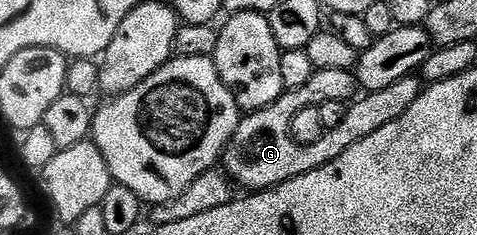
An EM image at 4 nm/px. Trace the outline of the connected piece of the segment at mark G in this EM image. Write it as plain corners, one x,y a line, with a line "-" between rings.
415,75
376,93
367,93
360,101
350,102
343,122
328,129
321,139
317,139
317,143
298,145
291,137
291,124
293,115
303,109
305,93
302,89
288,89
269,107
240,116
237,131
227,145
227,150
223,152
222,168
227,177
238,188
240,185
243,191
274,189
276,185
289,179
297,179
297,175
305,175
309,171
325,167
325,163
333,163
341,155
345,155
345,151
349,151
353,143
361,143
361,139
373,135
373,131
381,131
385,123
393,123
393,119
405,115
420,94
421,81

